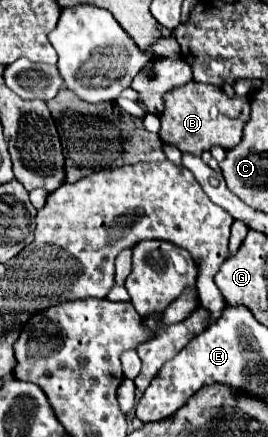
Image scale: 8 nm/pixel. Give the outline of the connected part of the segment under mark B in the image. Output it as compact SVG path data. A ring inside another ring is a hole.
M191 81L167 93L165 105L167 109L161 117L159 137L169 145L175 145L181 153L191 153L197 157L209 151L213 145L231 149L231 145L235 145L243 135L243 121L247 121L249 117L249 97L239 97L239 95L229 97L221 87L205 85L197 81Z

